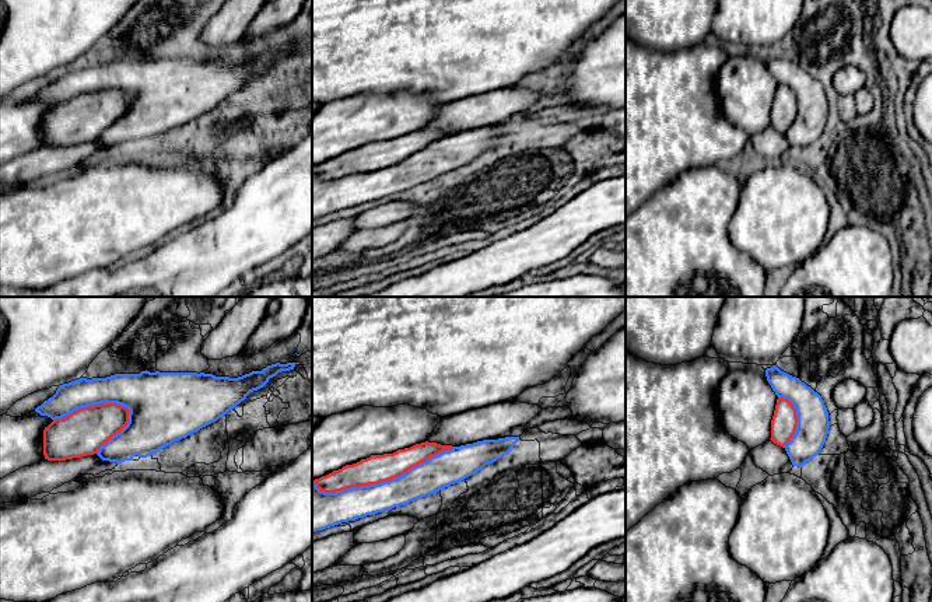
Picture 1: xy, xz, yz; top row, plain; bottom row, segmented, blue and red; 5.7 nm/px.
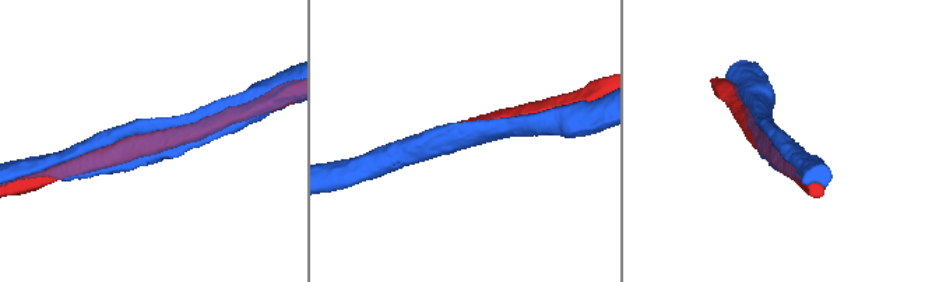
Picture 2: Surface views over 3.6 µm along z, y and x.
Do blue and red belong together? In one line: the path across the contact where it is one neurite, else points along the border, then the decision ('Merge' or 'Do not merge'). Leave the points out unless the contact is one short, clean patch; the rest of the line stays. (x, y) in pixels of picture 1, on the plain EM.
Do not merge

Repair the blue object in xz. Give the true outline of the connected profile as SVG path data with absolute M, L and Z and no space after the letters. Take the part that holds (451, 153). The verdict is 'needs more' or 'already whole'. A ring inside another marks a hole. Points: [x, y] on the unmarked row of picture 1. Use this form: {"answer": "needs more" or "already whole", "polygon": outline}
{"answer": "already whole", "polygon": "M505 123L453 133L389 168L336 179L320 178L312 167L312 218L431 182L508 141L518 127L519 123Z"}

